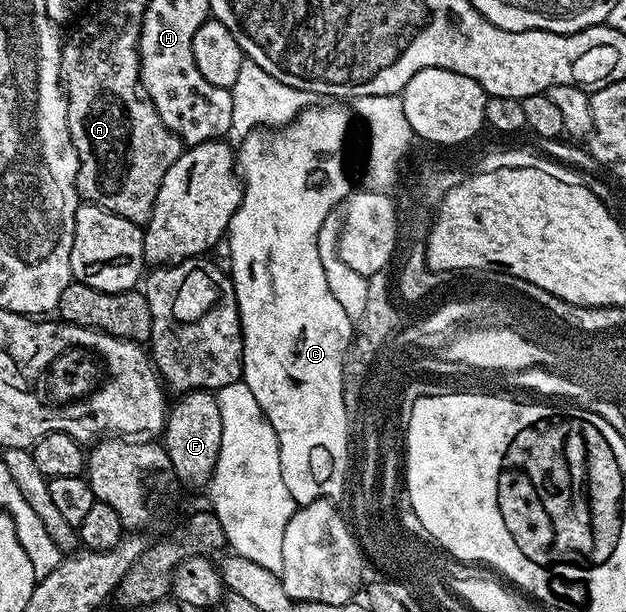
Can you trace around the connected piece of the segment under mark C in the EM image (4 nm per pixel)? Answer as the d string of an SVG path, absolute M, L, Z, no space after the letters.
M328 102L325 108L313 106L301 110L296 119L283 125L273 136L267 136L267 131L255 130L247 133L244 140L238 144L236 163L242 181L244 197L234 210L234 214L228 223L226 237L230 242L231 257L233 258L233 270L231 272L232 285L236 291L236 305L240 311L240 333L244 336L244 359L242 361L242 379L246 386L258 398L258 406L266 414L270 426L278 434L278 446L280 447L280 461L282 462L282 482L286 482L286 490L290 490L293 498L300 500L312 500L314 494L322 492L336 492L336 488L342 482L344 476L344 419L347 418L348 405L341 400L341 363L346 355L349 344L354 337L354 321L342 310L338 298L330 294L330 286L326 282L326 270L322 266L320 257L321 244L318 242L318 234L325 231L328 215L339 209L347 201L354 185L348 181L348 164L344 161L344 147L348 144L348 127L354 124L354 116L351 111L339 108L339 103Z

